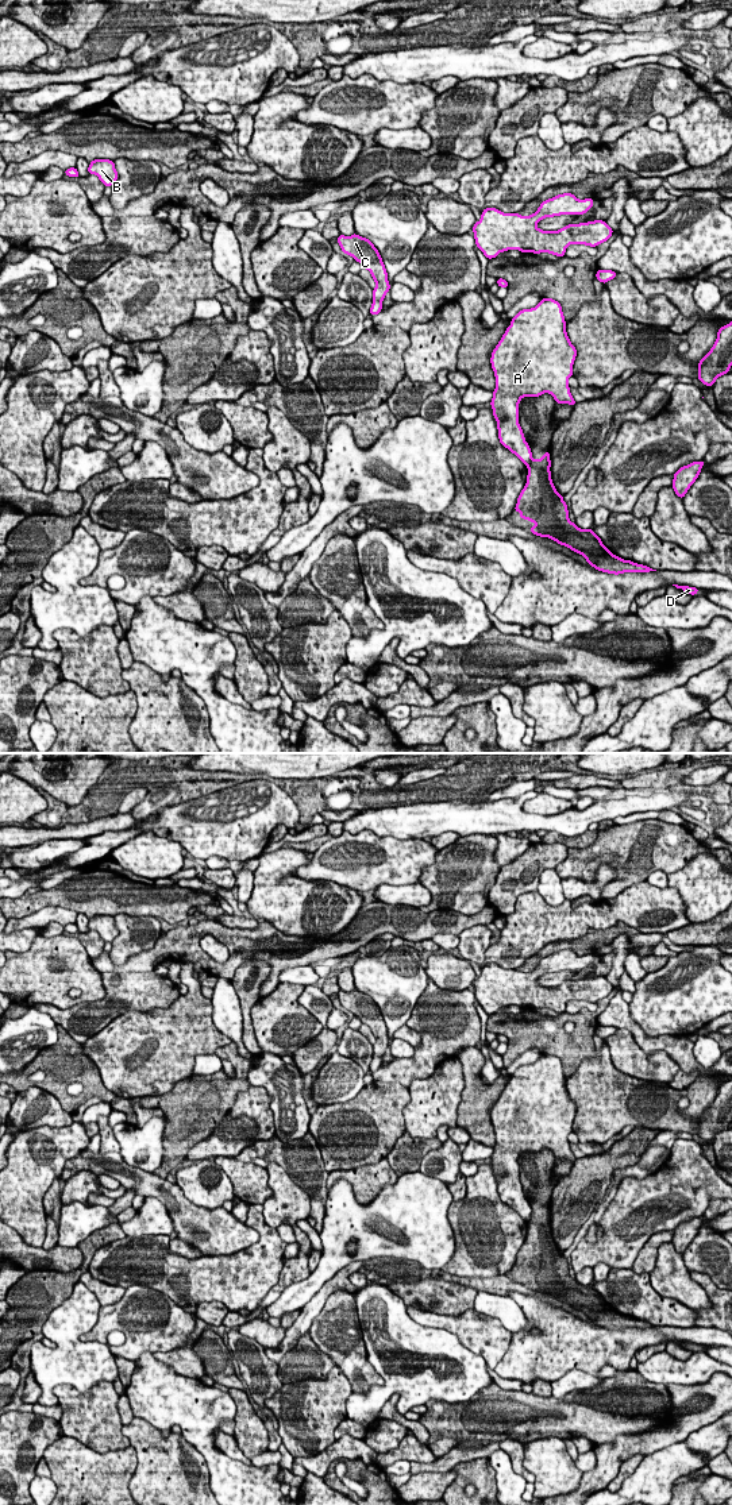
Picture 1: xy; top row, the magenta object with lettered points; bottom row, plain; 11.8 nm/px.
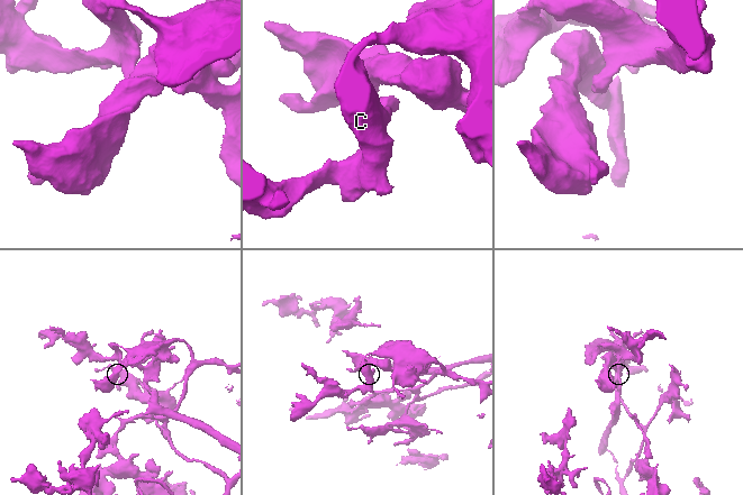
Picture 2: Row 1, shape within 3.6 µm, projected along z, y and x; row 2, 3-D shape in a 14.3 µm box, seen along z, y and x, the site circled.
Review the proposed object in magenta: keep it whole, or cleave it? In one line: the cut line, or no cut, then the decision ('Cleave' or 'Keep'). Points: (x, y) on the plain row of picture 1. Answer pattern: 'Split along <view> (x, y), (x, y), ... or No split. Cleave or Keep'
Split along xy (531, 1215), (527, 1223). Cleave

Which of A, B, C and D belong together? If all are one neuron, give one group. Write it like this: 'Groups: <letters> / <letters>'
Groups: A B C / D

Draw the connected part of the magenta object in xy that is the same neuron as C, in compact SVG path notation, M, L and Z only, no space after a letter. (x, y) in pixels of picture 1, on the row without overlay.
M352 989L351 992L339 991L336 996L342 1007L352 1012L354 1016L359 1018L363 1024L369 1026L373 1035L375 1037L370 1070L378 1070L382 1065L382 1056L390 1046L388 1029L380 1011L380 1007L369 995L362 993L357 989Z

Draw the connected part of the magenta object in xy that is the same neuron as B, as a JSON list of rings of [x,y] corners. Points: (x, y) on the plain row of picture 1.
[[[109,915],[92,916],[89,919],[88,929],[97,931],[104,942],[112,942],[119,934],[115,918]]]

